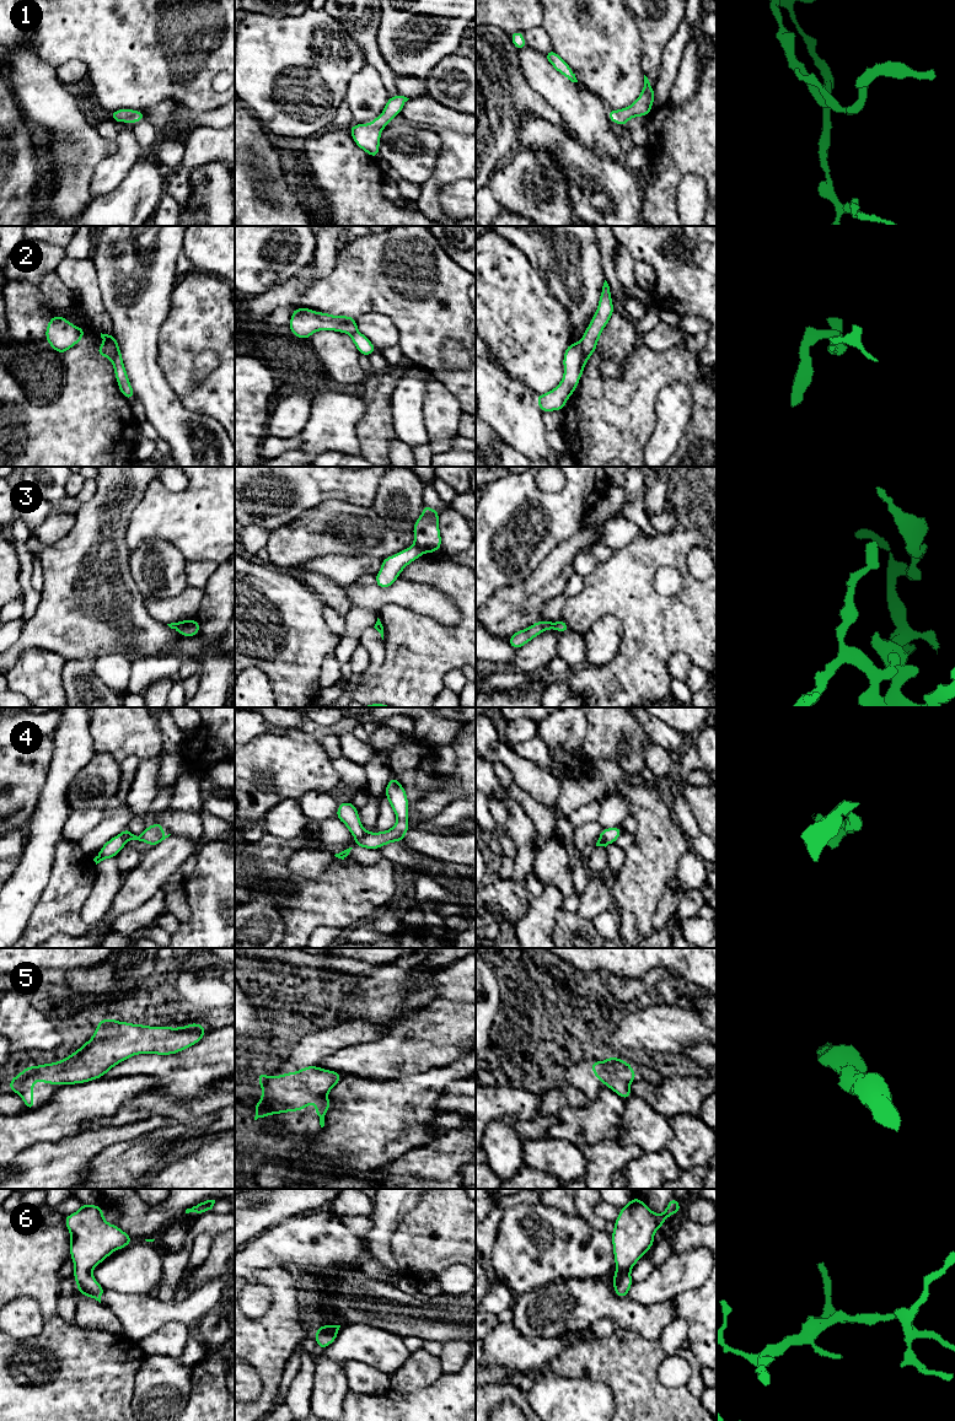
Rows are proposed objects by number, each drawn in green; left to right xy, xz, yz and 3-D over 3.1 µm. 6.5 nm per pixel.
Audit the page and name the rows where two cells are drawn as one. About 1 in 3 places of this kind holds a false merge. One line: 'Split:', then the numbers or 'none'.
Split: 2, 4

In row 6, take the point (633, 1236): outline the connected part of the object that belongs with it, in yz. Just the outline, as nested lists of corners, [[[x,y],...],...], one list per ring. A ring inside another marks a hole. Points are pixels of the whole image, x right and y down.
[[[635,1196],[621,1209],[611,1234],[616,1263],[612,1283],[619,1298],[628,1296],[628,1290],[633,1285],[631,1270],[654,1245],[654,1233],[661,1228],[667,1217],[680,1211],[681,1206],[676,1197],[669,1201],[665,1212],[660,1215],[654,1213]]]

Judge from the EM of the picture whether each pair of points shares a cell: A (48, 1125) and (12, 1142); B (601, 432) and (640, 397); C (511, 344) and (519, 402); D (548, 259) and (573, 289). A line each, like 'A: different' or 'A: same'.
A: same
B: same
C: different
D: same

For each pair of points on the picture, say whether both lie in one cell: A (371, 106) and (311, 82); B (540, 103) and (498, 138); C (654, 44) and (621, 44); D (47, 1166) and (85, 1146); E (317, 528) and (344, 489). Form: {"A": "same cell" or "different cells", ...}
{"A": "different cells", "B": "same cell", "C": "different cells", "D": "same cell", "E": "different cells"}

